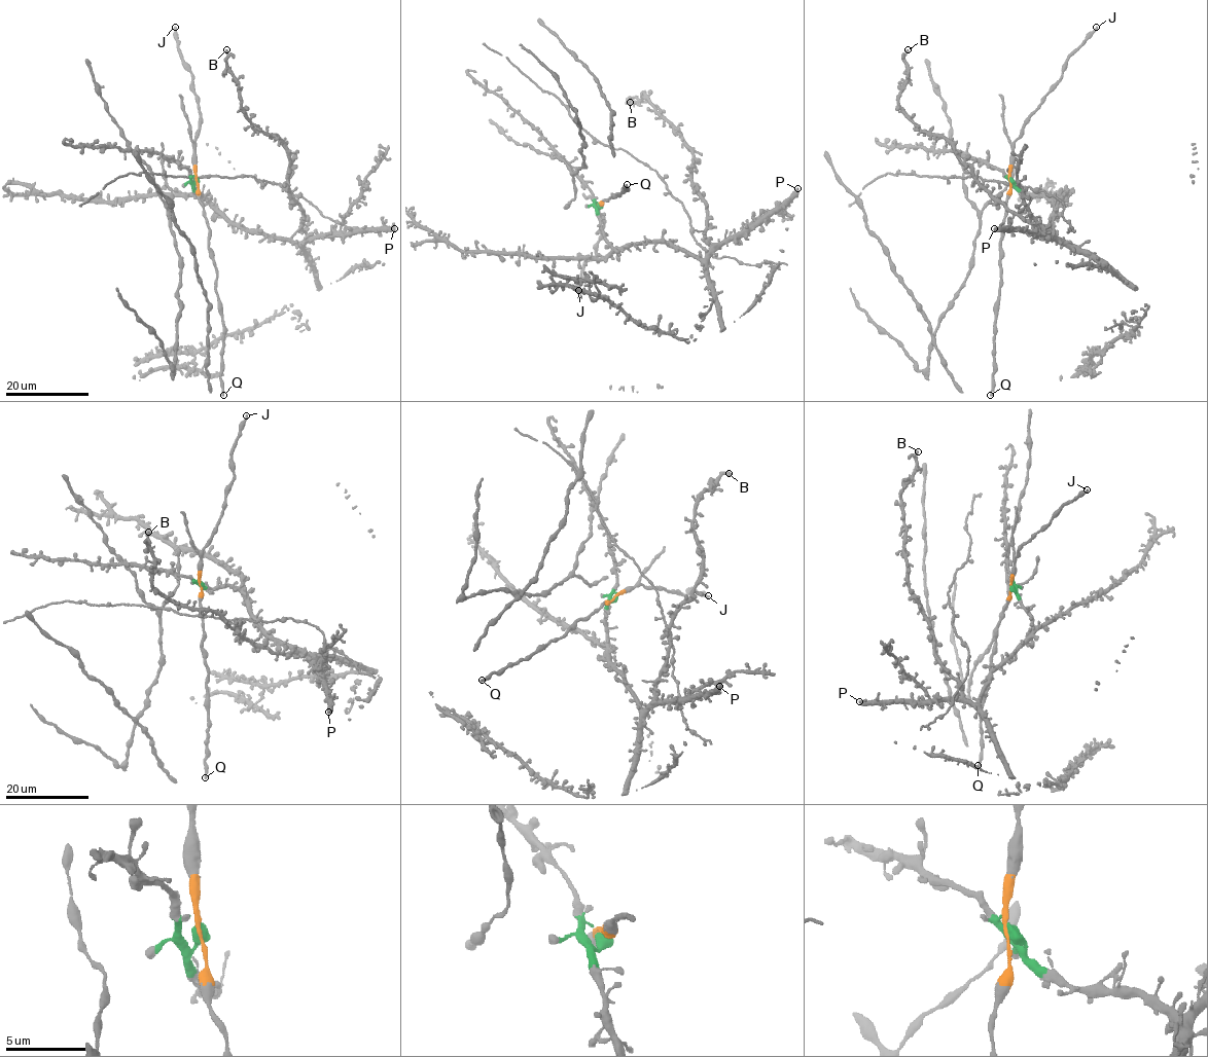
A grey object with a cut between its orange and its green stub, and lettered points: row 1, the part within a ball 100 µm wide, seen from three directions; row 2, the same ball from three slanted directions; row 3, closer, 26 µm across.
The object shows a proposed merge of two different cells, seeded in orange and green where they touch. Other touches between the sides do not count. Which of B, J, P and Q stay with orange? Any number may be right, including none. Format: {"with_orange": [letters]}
{"with_orange": ["J", "Q"]}

